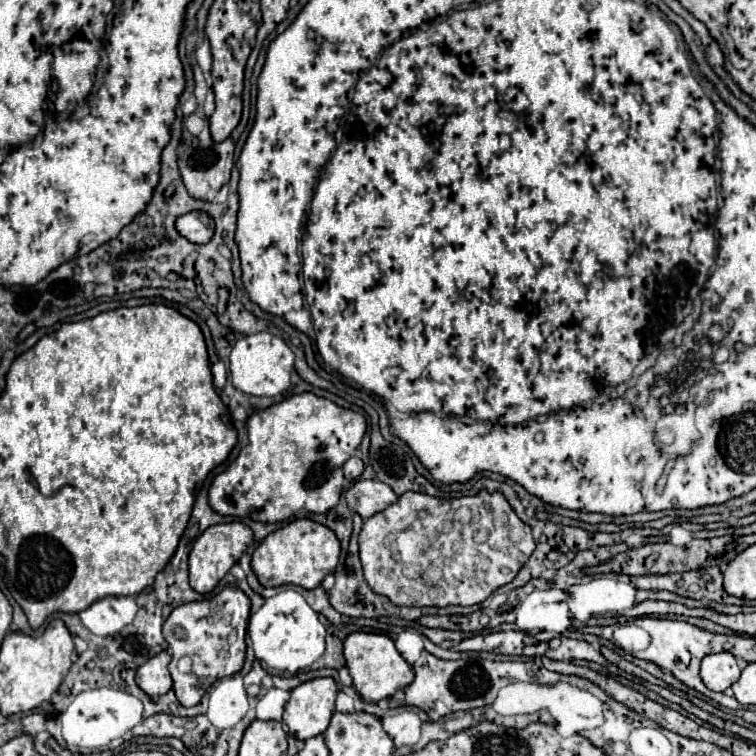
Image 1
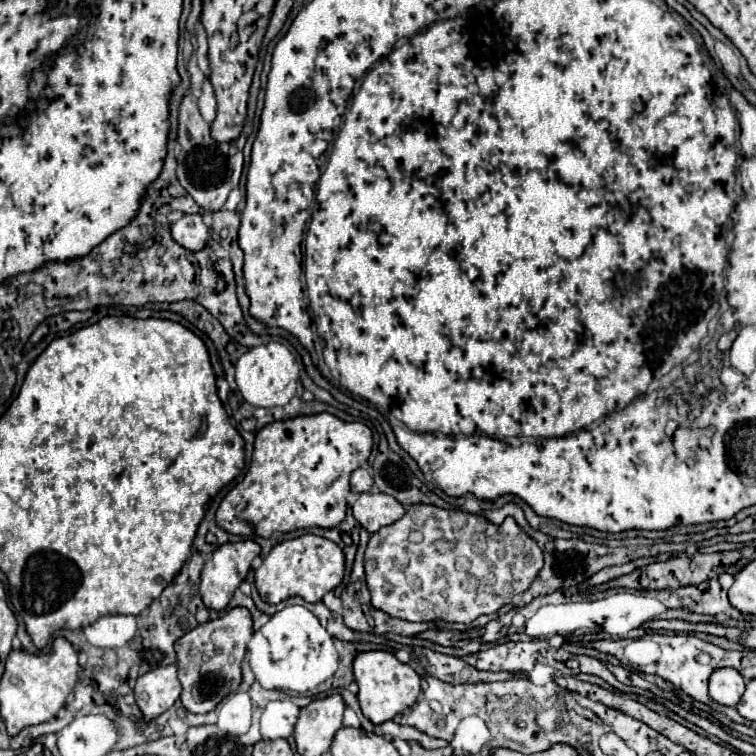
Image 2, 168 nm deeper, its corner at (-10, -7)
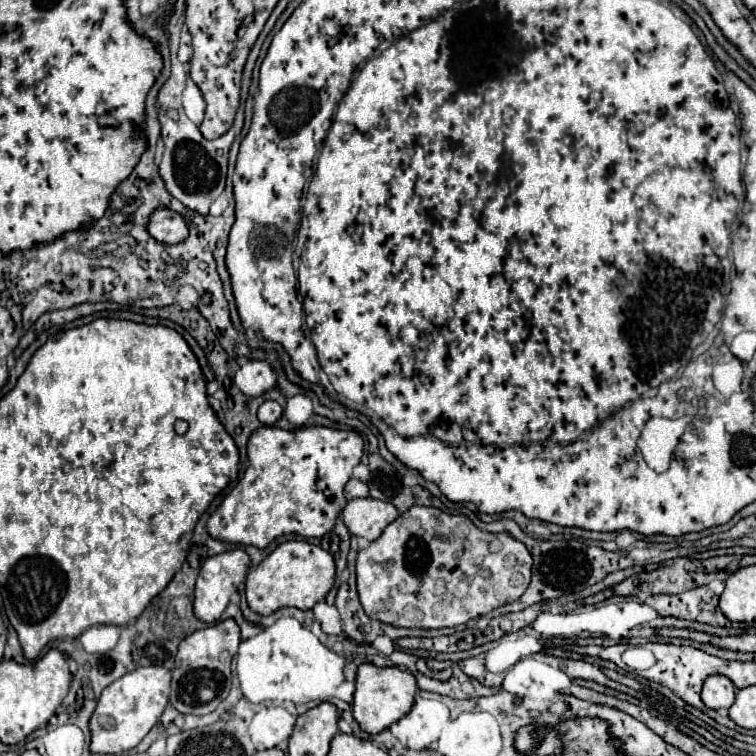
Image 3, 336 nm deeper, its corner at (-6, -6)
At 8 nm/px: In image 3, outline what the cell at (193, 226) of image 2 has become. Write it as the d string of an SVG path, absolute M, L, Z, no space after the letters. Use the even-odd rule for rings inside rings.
M156 208L148 218L146 230L156 242L162 244L178 244L188 236L186 220L168 208Z

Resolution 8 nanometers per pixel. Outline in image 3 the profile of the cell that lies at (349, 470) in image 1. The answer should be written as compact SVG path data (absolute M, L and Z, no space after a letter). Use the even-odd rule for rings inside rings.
M350 480L344 488L344 494L346 494L346 500L354 500L354 498L366 498L368 496L368 486L360 480Z

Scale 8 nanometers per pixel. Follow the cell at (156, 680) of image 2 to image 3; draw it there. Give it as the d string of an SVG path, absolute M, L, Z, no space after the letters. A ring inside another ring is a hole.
M162 666L136 668L116 682L108 684L98 698L90 716L90 746L92 754L120 754L132 750L160 720L170 694L170 672Z

